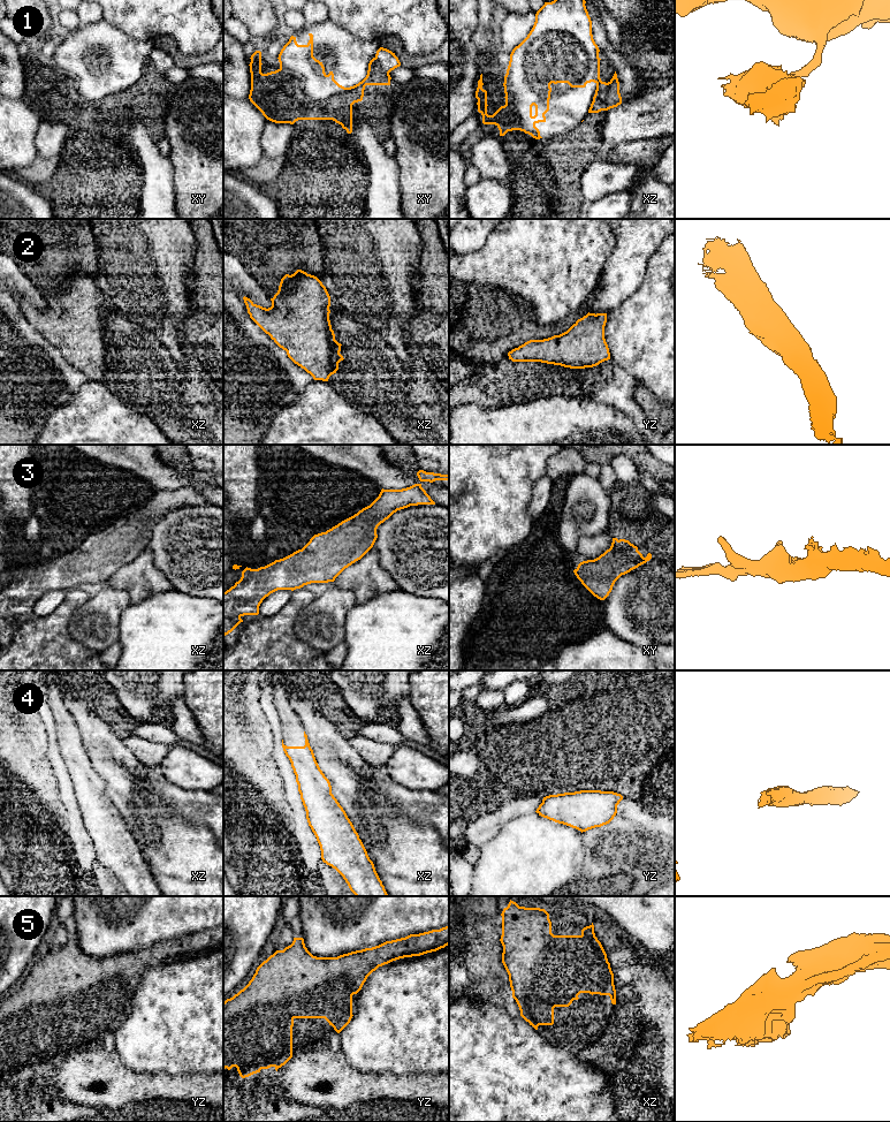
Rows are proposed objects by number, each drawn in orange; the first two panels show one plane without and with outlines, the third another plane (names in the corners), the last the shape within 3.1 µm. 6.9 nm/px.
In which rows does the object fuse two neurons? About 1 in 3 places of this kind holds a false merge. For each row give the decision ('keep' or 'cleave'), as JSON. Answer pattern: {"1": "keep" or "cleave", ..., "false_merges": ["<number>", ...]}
{"1": "cleave", "2": "keep", "3": "keep", "4": "keep", "5": "keep", "false_merges": ["1"]}

